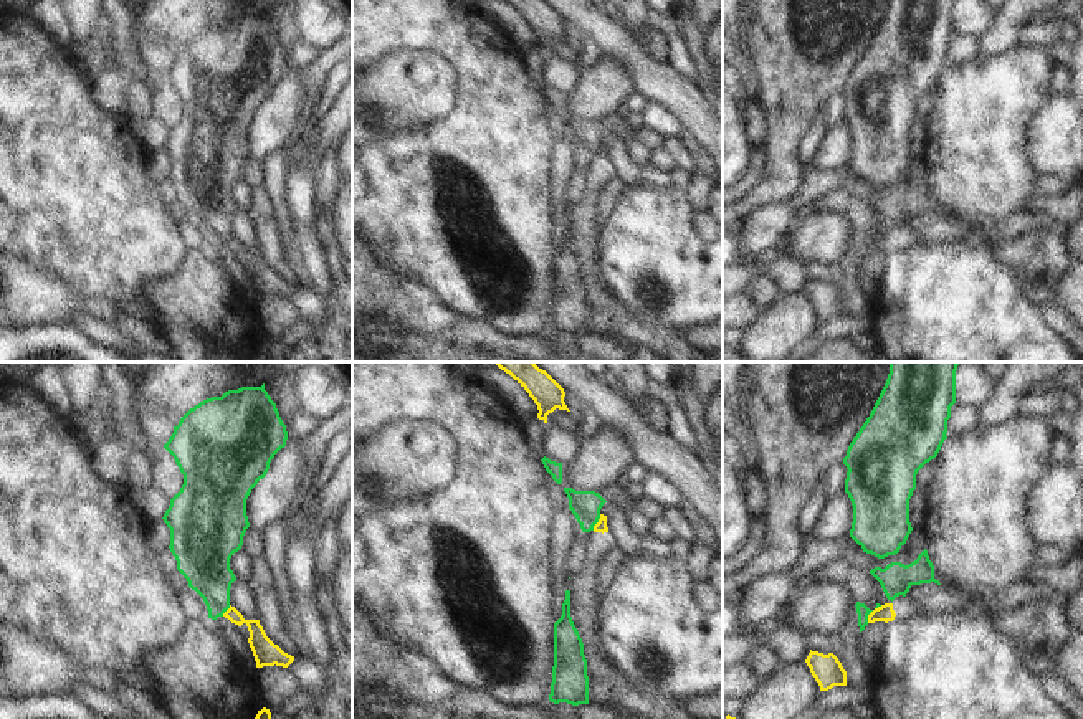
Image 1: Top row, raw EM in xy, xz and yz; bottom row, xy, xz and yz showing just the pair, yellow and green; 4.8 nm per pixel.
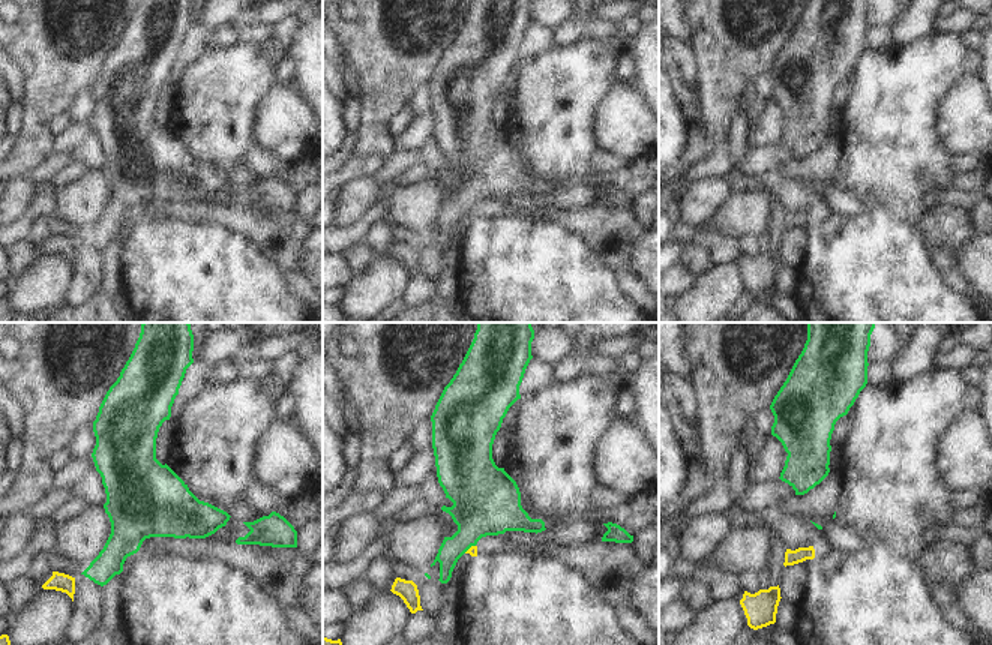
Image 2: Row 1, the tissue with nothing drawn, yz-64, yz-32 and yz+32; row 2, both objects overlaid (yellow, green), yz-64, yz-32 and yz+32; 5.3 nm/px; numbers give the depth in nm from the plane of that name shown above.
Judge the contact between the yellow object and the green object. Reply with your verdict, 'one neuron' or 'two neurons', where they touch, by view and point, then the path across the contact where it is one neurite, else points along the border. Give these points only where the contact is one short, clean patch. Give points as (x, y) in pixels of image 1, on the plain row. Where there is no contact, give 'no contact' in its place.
two neurons; contact yz (872, 242); border yz (882, 235), (868, 245), (867, 252)

